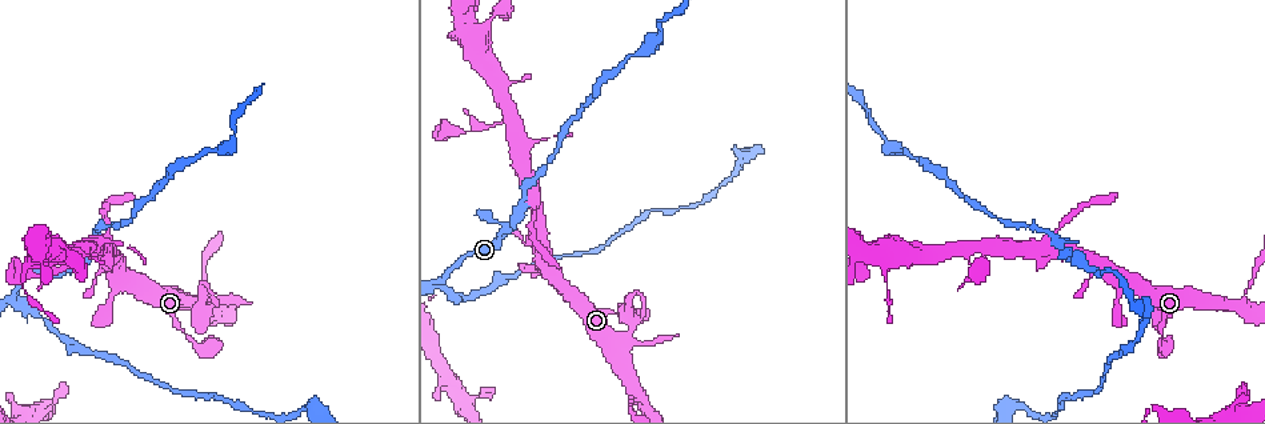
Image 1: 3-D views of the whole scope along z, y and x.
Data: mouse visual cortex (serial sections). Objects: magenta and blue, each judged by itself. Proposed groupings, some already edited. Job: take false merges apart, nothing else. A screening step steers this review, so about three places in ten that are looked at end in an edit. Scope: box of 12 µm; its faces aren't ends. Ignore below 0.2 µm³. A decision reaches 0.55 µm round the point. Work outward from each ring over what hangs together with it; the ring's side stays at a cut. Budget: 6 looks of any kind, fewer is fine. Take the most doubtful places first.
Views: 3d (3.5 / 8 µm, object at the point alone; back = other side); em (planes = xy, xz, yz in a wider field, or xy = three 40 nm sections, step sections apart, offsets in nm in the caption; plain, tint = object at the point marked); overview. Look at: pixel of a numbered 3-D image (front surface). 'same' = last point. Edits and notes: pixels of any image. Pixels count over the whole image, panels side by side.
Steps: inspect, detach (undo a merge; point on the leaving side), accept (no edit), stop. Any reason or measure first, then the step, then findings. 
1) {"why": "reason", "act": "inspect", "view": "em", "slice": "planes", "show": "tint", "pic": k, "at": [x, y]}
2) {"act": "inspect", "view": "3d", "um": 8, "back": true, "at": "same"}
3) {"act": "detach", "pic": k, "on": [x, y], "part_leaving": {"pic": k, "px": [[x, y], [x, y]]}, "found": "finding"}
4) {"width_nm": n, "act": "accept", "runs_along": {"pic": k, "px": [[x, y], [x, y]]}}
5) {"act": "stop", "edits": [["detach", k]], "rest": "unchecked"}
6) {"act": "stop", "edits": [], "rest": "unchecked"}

{"why": "abrupt turn", "act": "inspect", "view": "3d", "um": 3.5, "pic": 1, "at": [13, 303]}

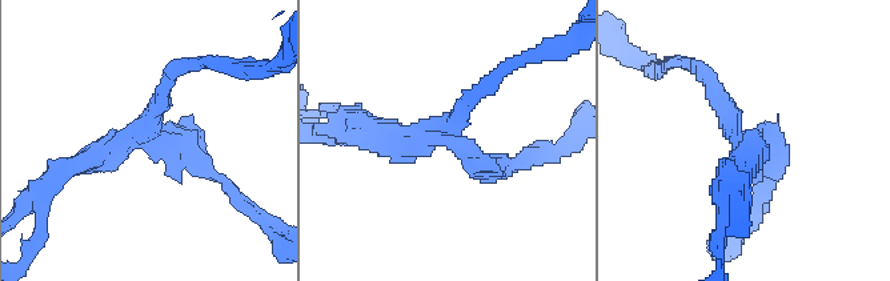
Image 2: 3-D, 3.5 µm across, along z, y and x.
{"arms": 3, "arm_widths_nm": [200, 250, 300], "why": "need the tissue", "act": "inspect", "view": "em", "slice": "xy", "step": 3, "show": "tint", "pic": 2, "at": [447, 140]}

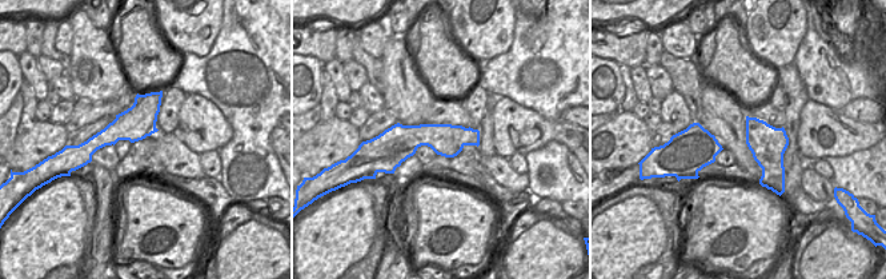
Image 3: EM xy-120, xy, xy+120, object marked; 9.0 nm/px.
{"act": "accept", "found": "one cell here"}

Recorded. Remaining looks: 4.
{"why": "narrows sharply", "act": "inspect", "view": "3d", "um": 3.5, "pic": 1, "at": [1061, 246]}

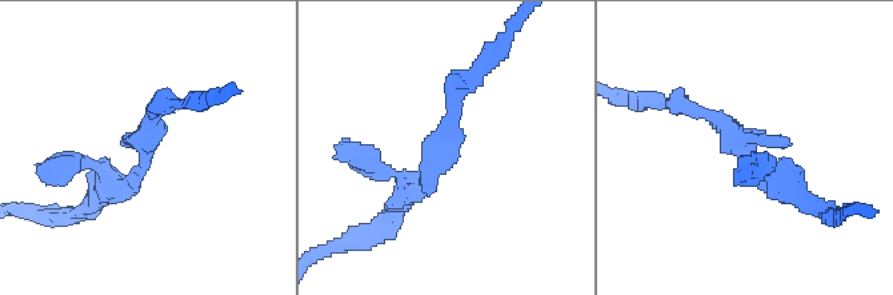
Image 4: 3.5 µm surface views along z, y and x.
{"why": "need the tissue", "act": "inspect", "view": "em", "slice": "planes", "show": "tint", "pic": 4, "at": [446, 158]}

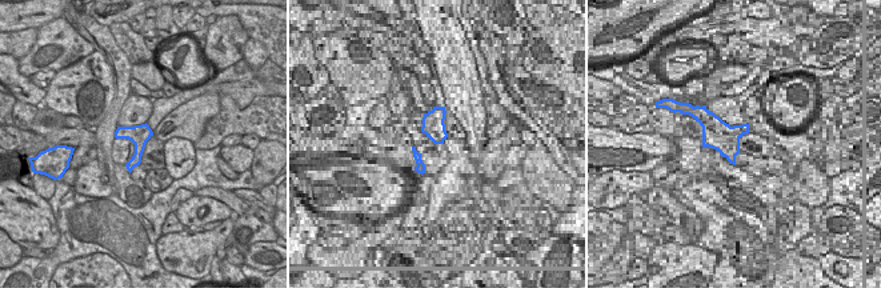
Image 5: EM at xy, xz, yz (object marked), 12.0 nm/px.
{"arm_widths_nm": [200, 250], "act": "accept", "runs_along": {"pic": 4, "px": [[807, 202], [691, 107]]}, "found": "all the same cell"}

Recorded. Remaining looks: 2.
{"act": "inspect", "view": "3d", "um": 3.5, "pic": 1, "at": [631, 326]}

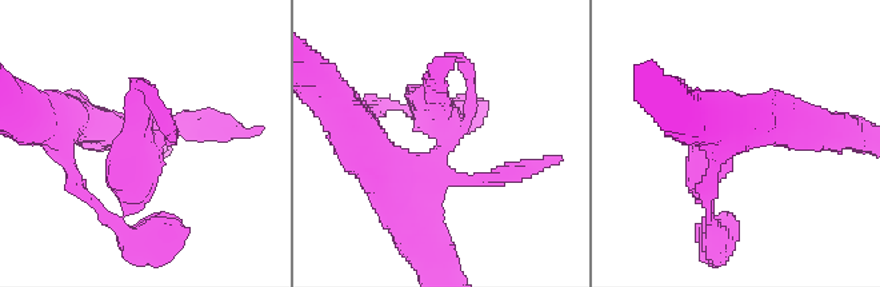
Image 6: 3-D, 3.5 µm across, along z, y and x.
{"act": "inspect", "view": "em", "slice": "xy", "step": 1, "show": "tint", "pic": 6, "at": [442, 139]}

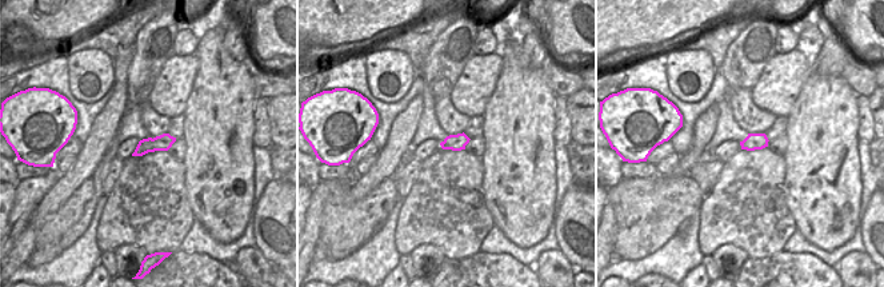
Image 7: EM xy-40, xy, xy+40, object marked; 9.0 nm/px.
{"act": "detach", "pic": 6, "on": [120, 179], "part_leaving": {"pic": 6, "px": [[146, 138], [128, 166], [124, 215]]}, "found": "a second cell is stuck on"}

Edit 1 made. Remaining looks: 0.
{"act": "stop", "edits": [["detach", 6]], "rest": "unchecked"}

